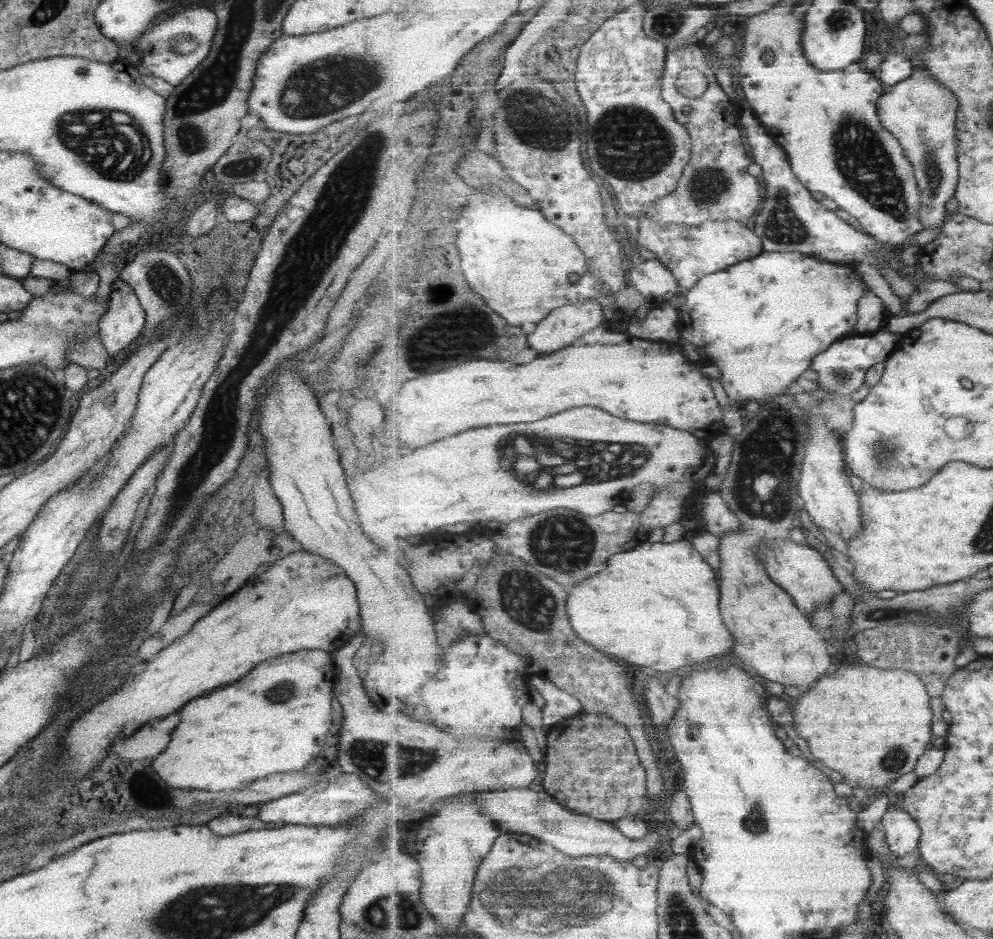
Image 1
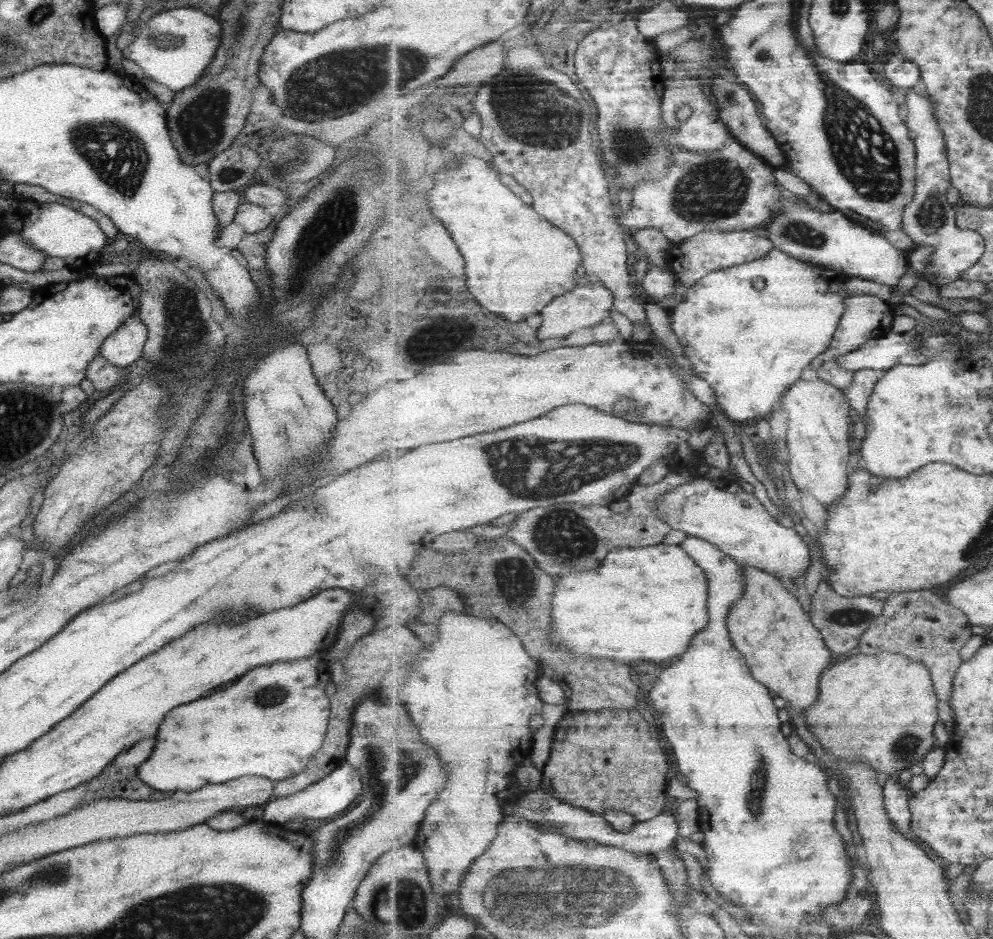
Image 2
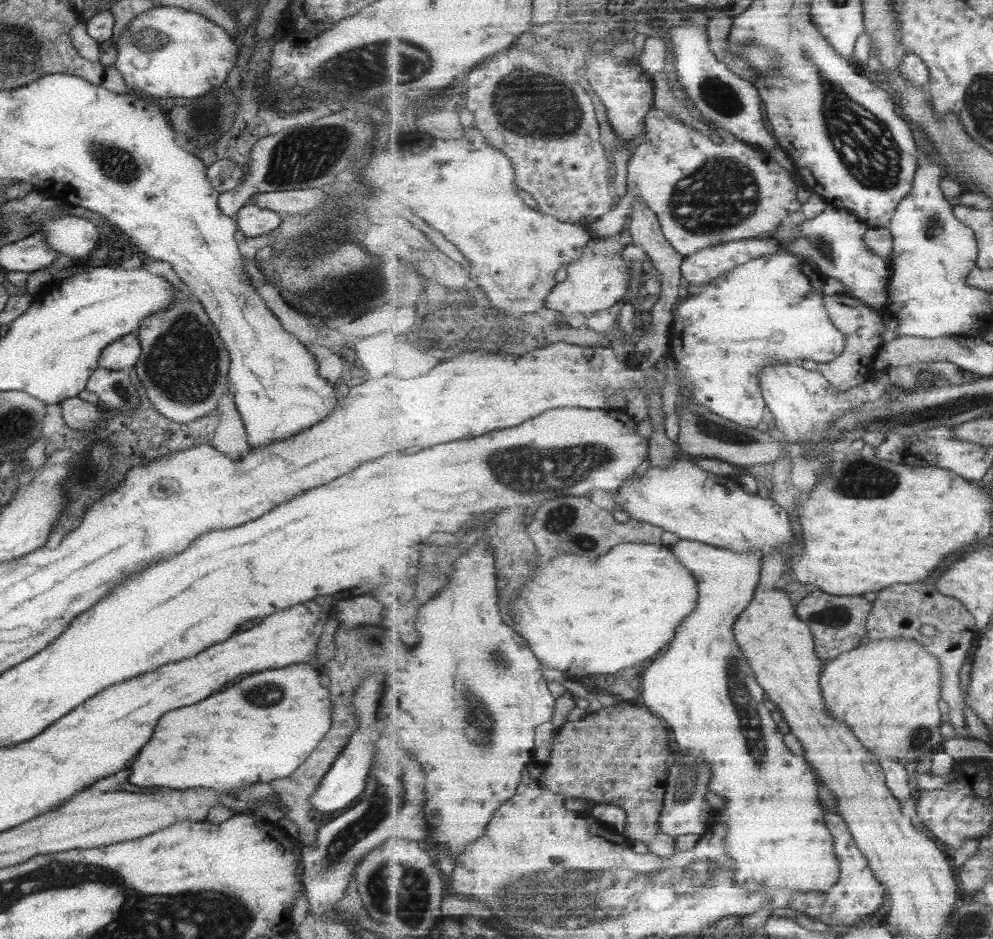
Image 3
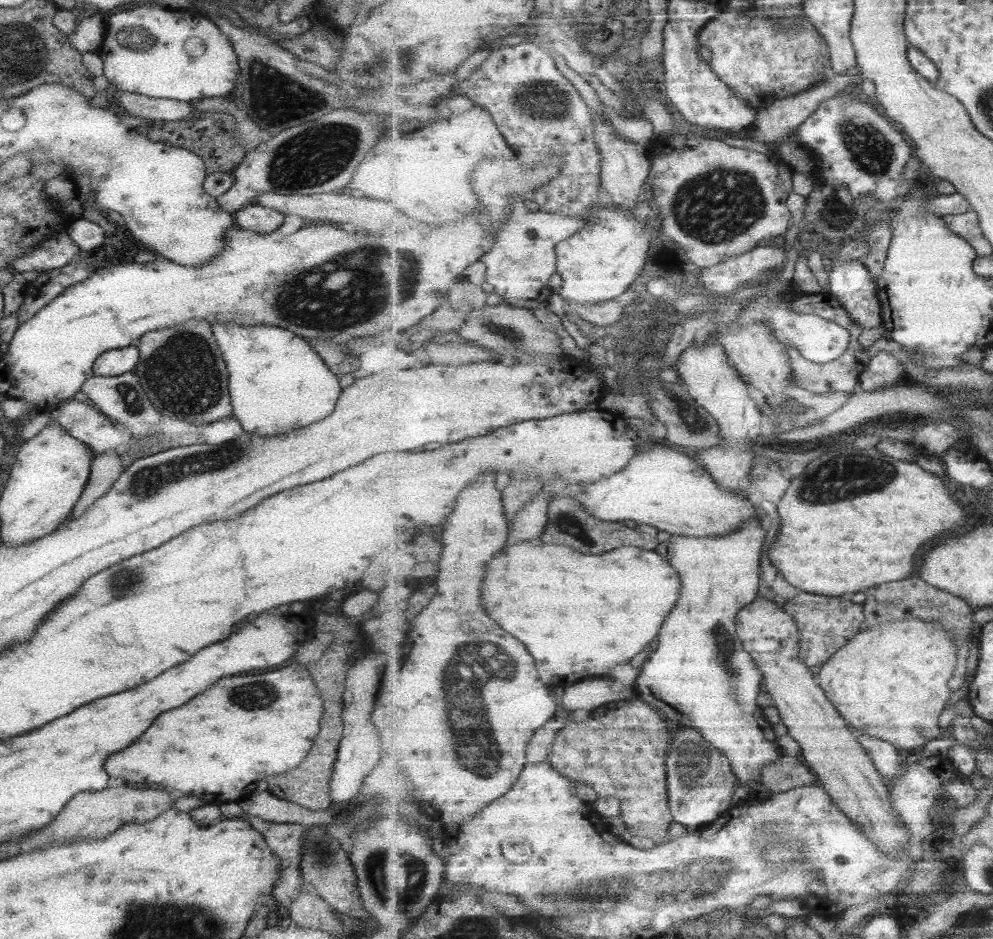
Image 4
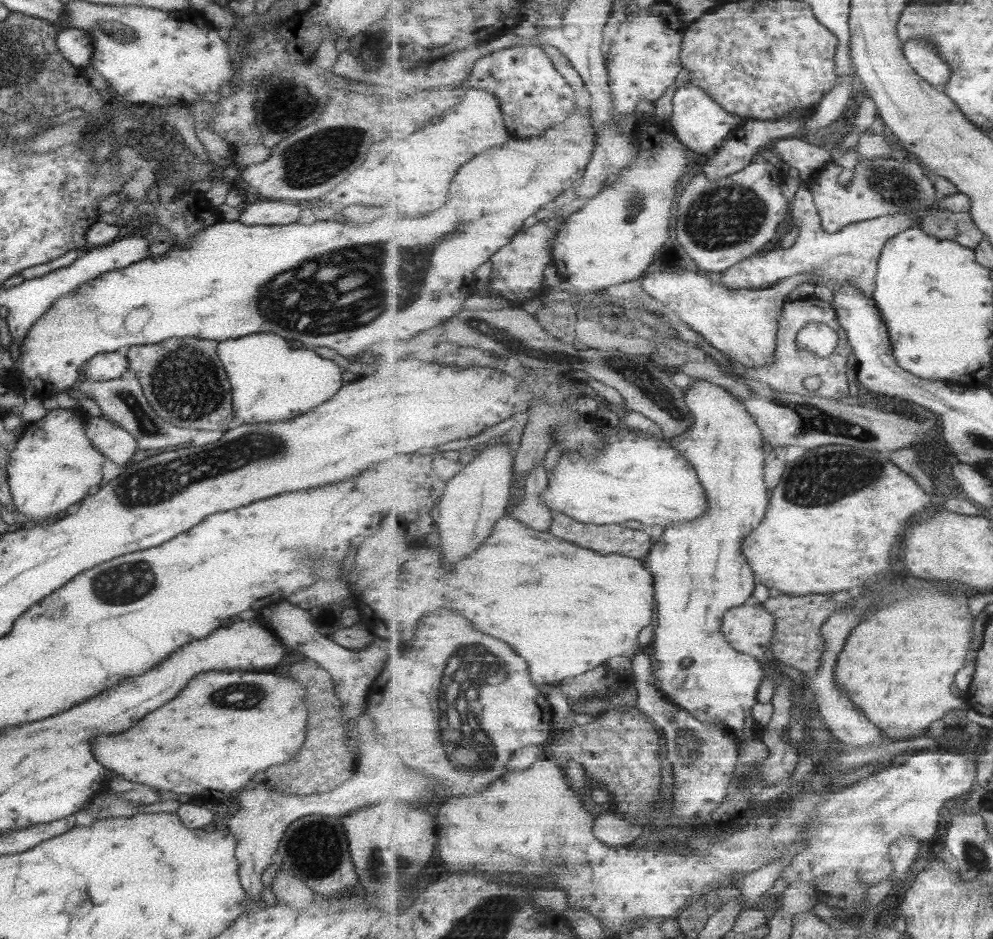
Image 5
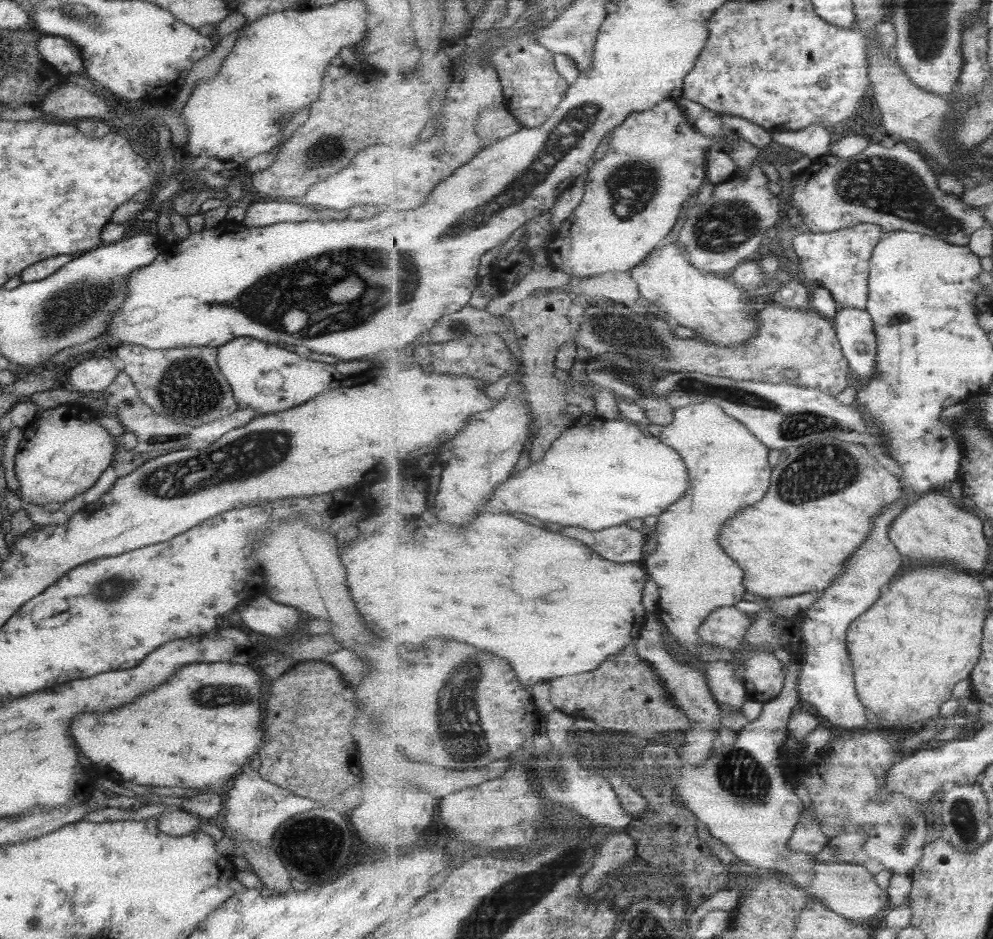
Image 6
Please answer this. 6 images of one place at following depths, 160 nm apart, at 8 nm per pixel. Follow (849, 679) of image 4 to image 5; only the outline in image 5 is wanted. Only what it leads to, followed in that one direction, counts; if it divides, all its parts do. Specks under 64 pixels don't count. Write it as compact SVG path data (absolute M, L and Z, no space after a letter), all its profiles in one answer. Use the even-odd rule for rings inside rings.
M942 581L935 583L932 586L917 587L907 584L910 590L908 596L879 609L879 612L874 609L867 616L867 622L861 620L861 624L849 636L834 670L835 677L839 680L838 686L846 690L850 699L863 712L867 712L867 718L892 740L921 737L935 720L941 720L951 709L965 712L970 708L962 698L951 693L951 684L956 683L958 672L966 667L967 656L971 650L970 640L975 618L969 610L969 598L975 594L965 587L953 584L945 586Z

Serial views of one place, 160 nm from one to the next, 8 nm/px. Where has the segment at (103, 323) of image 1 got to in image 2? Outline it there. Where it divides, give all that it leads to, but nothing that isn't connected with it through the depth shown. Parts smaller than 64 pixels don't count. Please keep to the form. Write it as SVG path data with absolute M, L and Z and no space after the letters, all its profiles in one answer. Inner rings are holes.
M137 314L129 315L102 340L98 353L107 362L122 369L142 356L146 336L147 329Z

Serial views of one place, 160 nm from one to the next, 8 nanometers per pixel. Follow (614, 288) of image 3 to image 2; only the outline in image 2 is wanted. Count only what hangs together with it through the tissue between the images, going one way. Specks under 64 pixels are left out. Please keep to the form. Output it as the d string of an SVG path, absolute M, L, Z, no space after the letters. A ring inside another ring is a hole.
M586 279L582 284L578 284L578 286L563 294L563 296L557 296L545 310L539 313L542 315L543 320L538 328L538 336L541 340L567 338L571 332L575 332L579 328L597 326L611 315L614 304L615 297L611 289L598 280Z

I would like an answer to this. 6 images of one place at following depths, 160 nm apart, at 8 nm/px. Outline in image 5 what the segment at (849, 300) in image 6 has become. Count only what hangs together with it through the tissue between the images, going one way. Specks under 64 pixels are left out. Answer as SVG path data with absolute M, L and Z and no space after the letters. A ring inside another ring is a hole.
M801 181L793 198L792 217L799 228L794 244L743 259L741 263L723 271L719 282L729 288L764 289L795 275L813 273L840 287L855 285L869 298L874 295L878 264L885 243L897 233L918 226L918 216L915 213L887 215L846 226L839 232L827 232L822 227L817 205L809 189L808 184Z

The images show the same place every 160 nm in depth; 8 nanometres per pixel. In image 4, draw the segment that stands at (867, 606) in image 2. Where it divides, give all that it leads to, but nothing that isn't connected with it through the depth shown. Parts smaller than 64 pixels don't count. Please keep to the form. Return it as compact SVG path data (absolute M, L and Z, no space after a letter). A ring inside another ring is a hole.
M802 591L788 599L783 608L791 613L800 630L800 659L816 671L841 650L865 627L864 603L852 602L848 596L825 596Z

